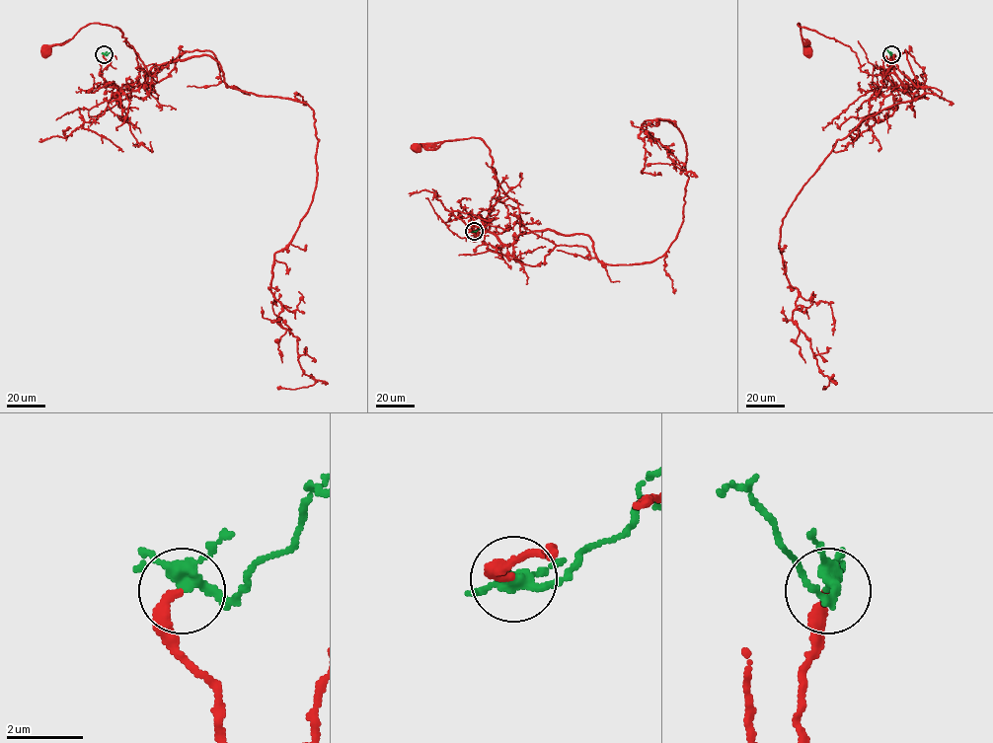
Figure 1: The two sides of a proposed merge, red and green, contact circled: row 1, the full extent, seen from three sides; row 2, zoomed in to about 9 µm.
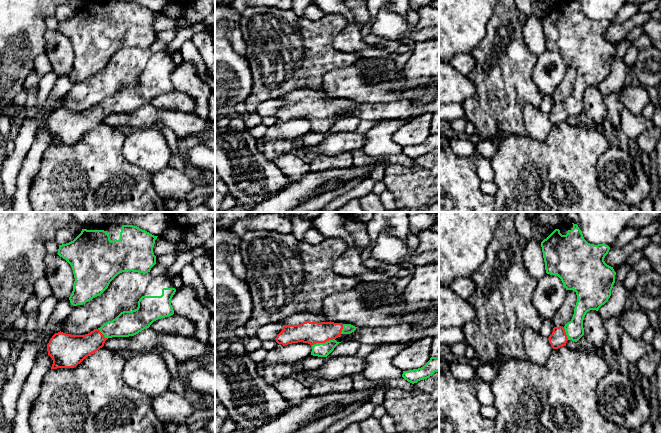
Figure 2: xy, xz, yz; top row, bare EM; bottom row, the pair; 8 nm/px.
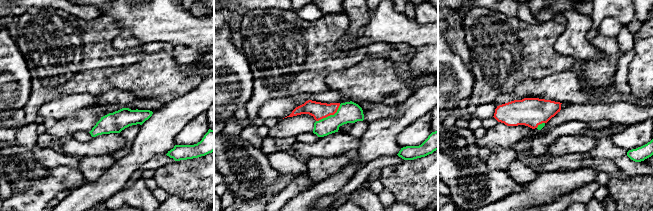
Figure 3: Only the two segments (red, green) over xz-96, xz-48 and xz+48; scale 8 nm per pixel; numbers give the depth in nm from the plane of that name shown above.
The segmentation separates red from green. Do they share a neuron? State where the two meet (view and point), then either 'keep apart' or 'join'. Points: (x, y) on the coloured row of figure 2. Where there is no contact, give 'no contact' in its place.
xz (322, 342) | join

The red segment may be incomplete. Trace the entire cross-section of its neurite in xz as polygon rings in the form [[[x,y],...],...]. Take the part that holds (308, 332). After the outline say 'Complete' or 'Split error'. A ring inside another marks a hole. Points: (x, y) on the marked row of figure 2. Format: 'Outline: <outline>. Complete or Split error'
Outline: [[[310,322],[299,325],[285,325],[283,330],[275,338],[278,344],[288,345],[292,343],[308,343],[312,346],[311,355],[327,357],[341,342],[335,339],[341,334],[350,334],[357,327],[351,324],[334,322]]]. Split error

